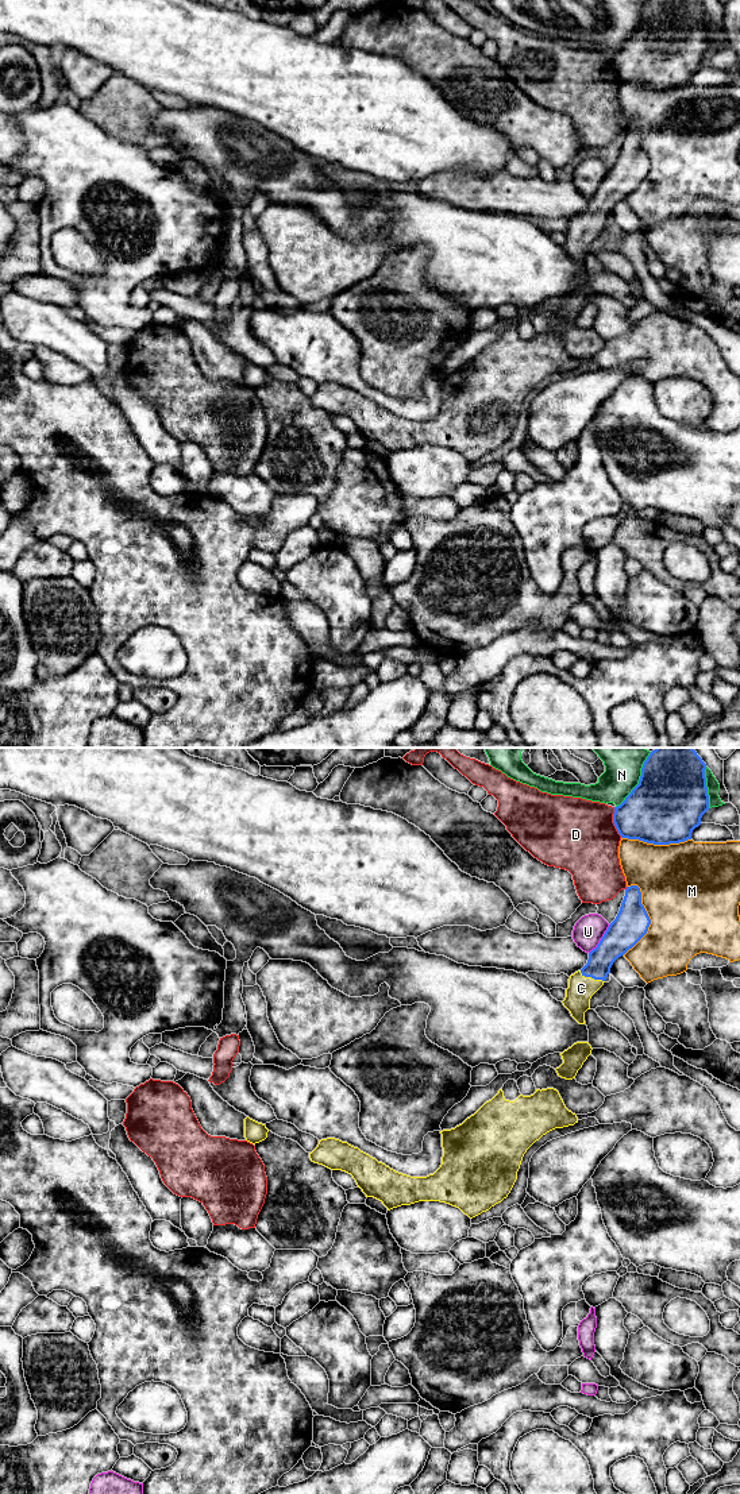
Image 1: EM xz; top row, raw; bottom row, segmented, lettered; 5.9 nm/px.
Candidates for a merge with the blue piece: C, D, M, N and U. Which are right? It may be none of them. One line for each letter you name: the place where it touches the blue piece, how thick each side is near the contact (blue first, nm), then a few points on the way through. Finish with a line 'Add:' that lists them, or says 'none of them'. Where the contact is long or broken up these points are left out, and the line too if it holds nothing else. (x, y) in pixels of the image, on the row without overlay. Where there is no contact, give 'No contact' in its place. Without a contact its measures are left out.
C: Touches blue at xz (592, 222). Thickness 160 nm (blue) against 150 nm. Path across: xz (615, 186), (600, 204), (592, 222), (581, 232)
Add: C

